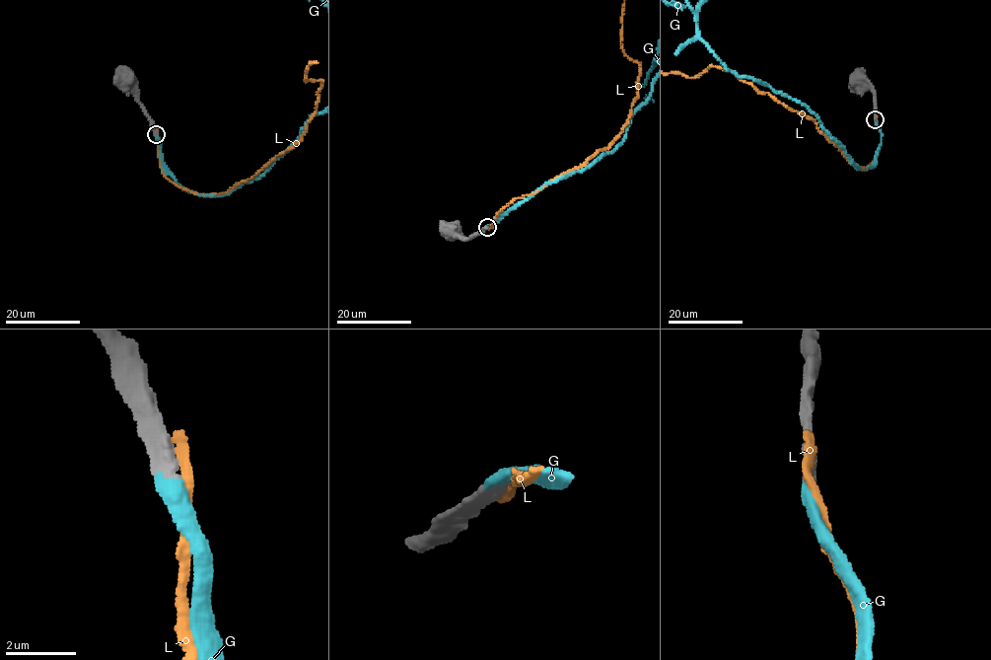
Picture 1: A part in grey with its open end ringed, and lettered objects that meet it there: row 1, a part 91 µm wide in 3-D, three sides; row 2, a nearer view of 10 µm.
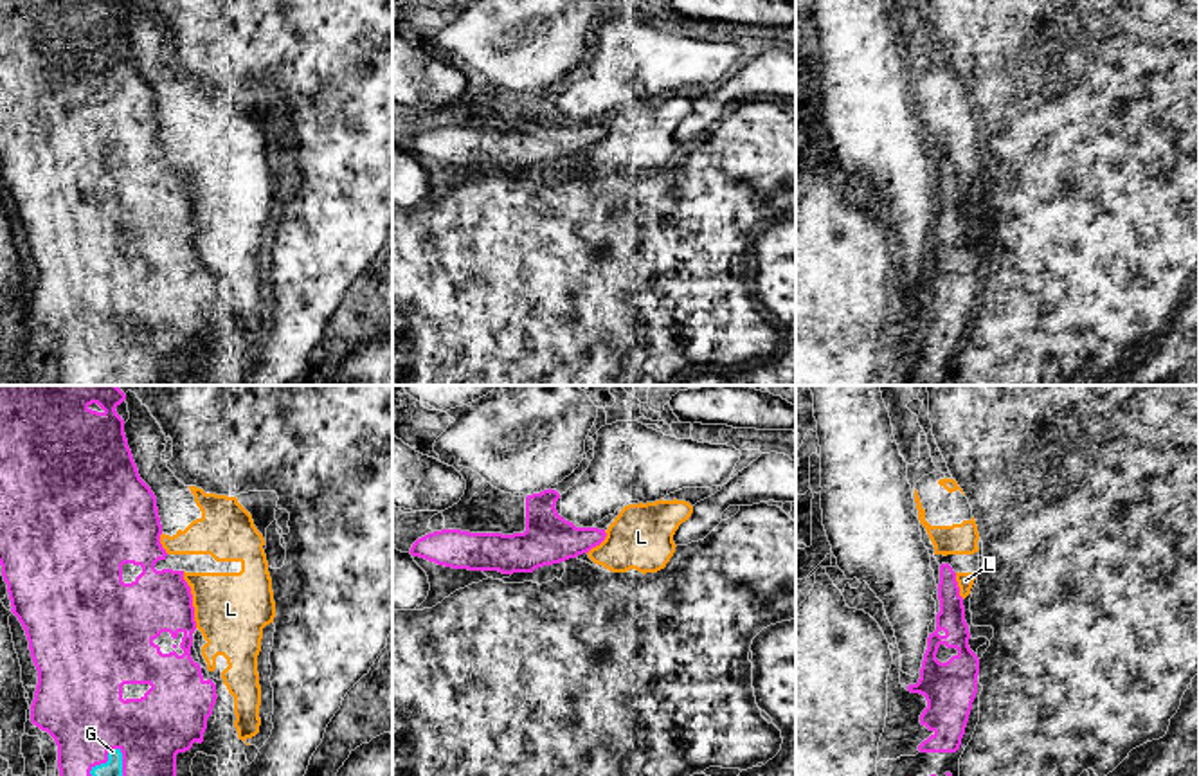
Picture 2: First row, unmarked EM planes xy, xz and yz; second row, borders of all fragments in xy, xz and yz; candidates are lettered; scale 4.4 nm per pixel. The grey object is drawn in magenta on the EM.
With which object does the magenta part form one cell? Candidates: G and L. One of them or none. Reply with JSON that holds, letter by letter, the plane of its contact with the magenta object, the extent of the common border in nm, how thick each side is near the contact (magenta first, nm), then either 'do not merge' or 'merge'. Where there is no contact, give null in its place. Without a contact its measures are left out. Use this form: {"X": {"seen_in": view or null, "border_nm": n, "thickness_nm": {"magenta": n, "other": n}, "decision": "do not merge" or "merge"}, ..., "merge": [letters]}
{"G": {"seen_in": "xy", "border_nm": 190, "thickness_nm": {"magenta": 360, "other": 80}, "decision": "merge"}, "L": {"seen_in": "xy", "border_nm": 260, "thickness_nm": {"magenta": 280, "other": 340}, "decision": "do not merge"}, "merge": ["G"]}

